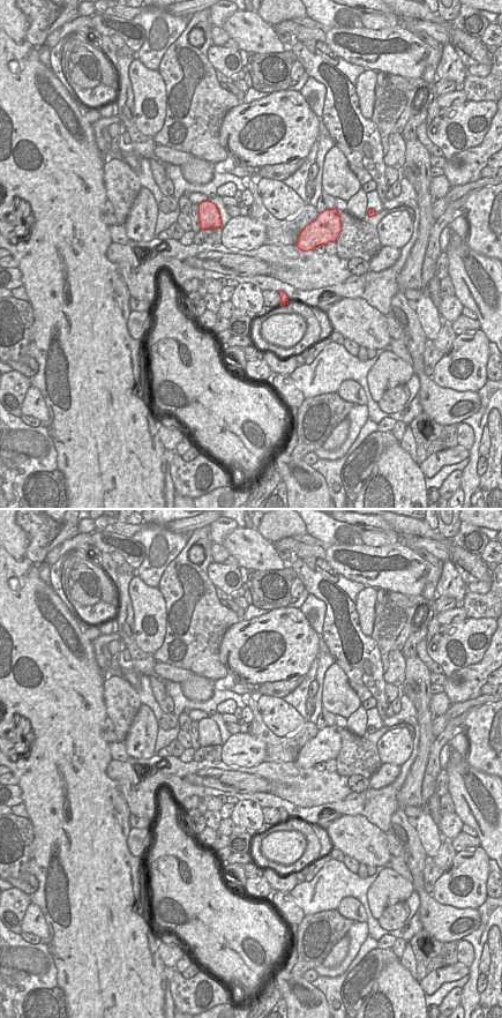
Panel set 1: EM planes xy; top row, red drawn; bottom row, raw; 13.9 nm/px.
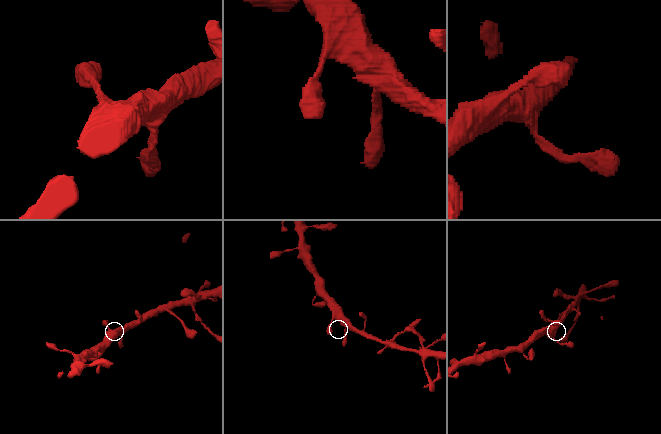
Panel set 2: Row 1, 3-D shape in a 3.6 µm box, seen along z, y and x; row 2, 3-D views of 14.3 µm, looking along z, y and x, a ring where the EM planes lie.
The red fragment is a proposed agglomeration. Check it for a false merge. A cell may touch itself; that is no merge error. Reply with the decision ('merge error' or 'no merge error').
no merge error

